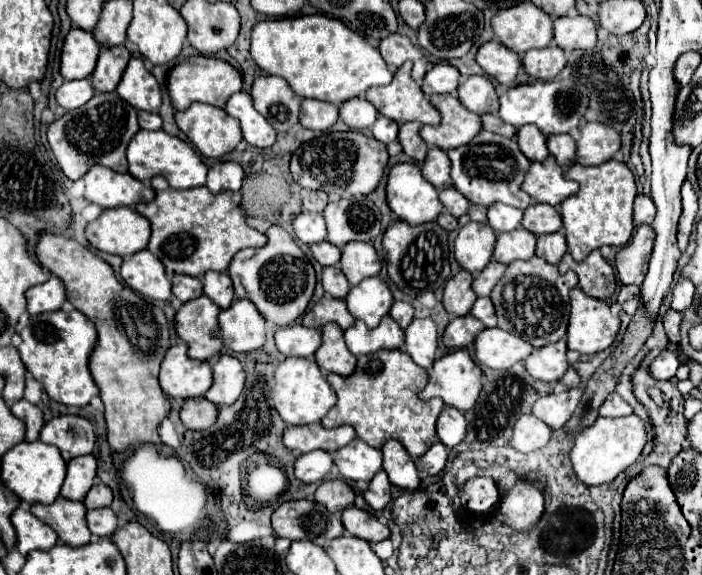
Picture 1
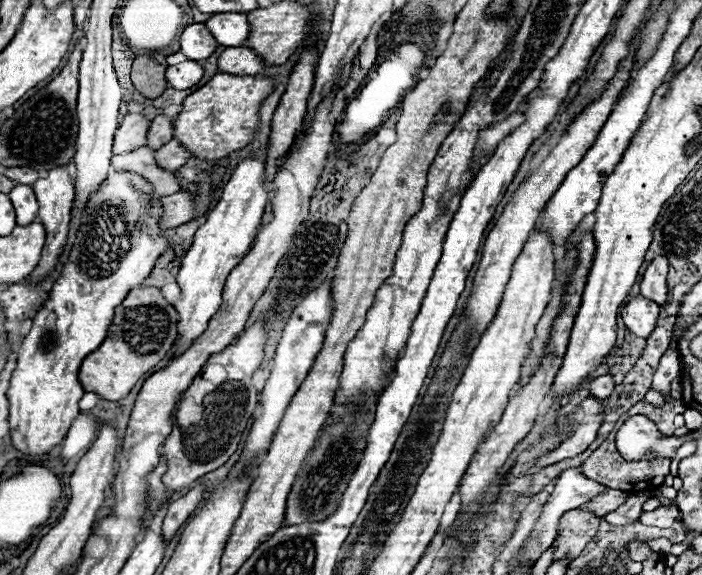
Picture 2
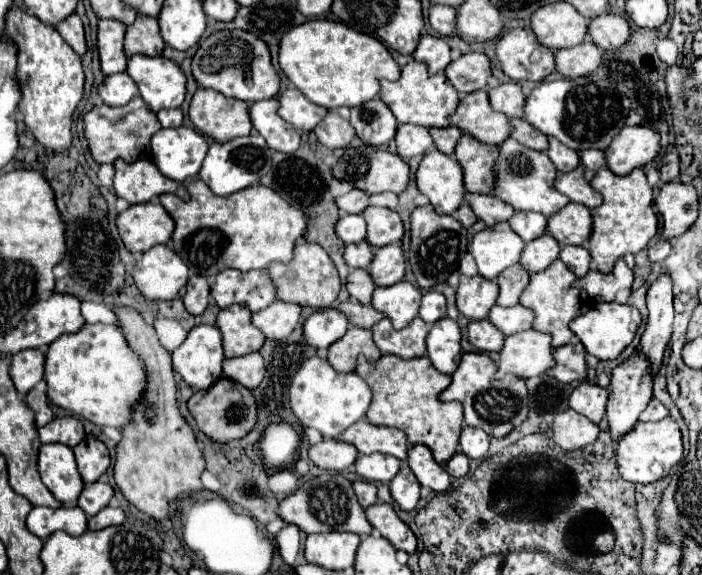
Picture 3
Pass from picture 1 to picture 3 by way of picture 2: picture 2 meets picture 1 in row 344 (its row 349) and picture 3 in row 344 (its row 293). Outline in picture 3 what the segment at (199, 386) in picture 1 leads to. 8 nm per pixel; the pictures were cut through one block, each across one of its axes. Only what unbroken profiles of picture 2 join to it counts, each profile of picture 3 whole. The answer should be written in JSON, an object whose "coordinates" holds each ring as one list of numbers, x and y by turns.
{"coordinates":[[208,324,194,326,180,348,172,352,174,370,196,390,206,390,222,378,222,362,222,334]]}

